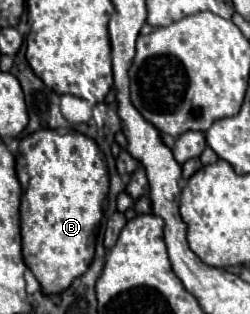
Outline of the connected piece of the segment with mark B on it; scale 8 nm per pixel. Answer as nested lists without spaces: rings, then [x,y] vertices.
[[[40,129],[20,141],[20,149],[16,153],[16,177],[22,185],[20,233],[24,263],[38,279],[44,295],[62,293],[76,277],[86,273],[94,257],[92,233],[102,219],[102,205],[108,195],[108,171],[104,157],[96,141],[78,131],[58,133],[52,129]]]

